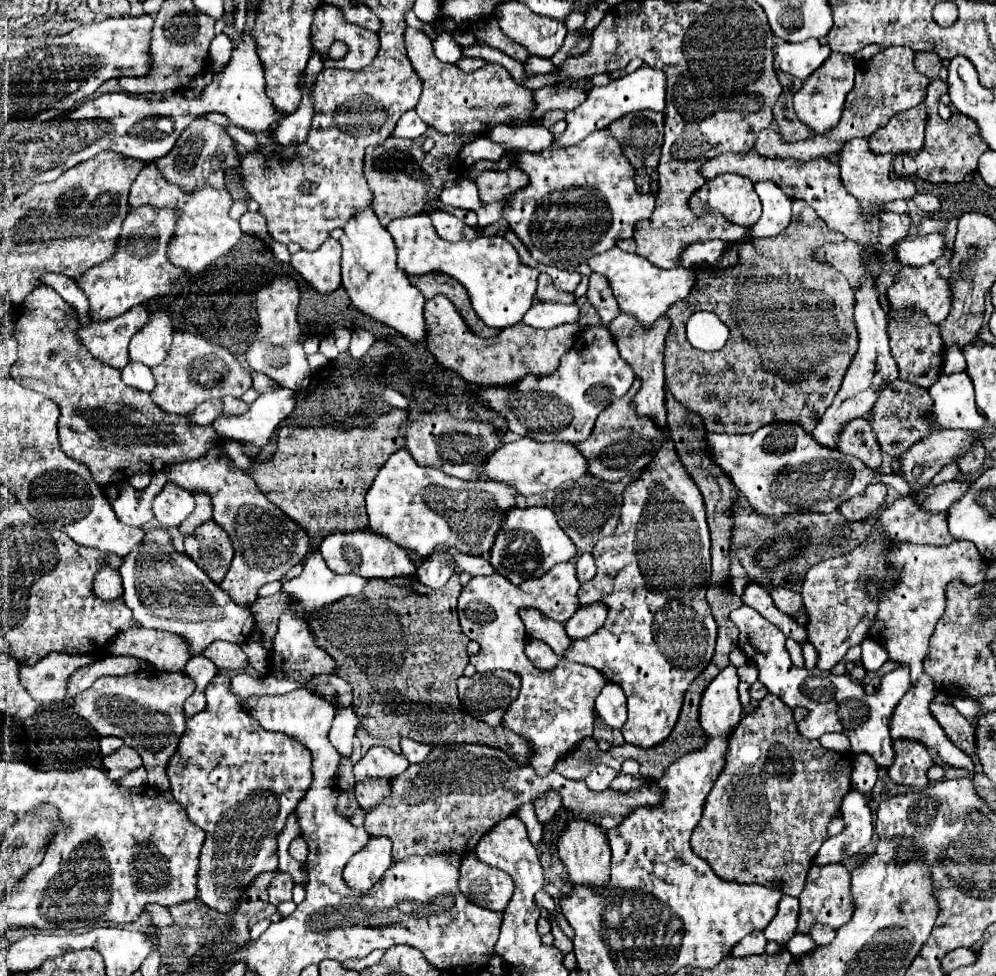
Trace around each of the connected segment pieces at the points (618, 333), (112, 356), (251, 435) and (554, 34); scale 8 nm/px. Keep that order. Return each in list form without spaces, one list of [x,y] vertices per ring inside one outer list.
[[[620,313],[610,325],[608,331],[616,337],[620,355],[624,361],[630,363],[630,367],[634,369],[634,373],[642,379],[642,387],[638,391],[638,395],[634,397],[636,403],[636,411],[640,415],[648,415],[652,417],[660,429],[666,427],[666,407],[664,407],[664,341],[670,329],[670,321],[668,317],[658,317],[652,325],[640,325],[636,321],[636,317],[628,315],[628,313]]]
[[[136,305],[120,317],[108,319],[104,323],[92,323],[90,327],[80,327],[80,341],[94,357],[114,365],[116,369],[122,369],[130,361],[128,343],[146,321],[148,311],[142,305]]]
[[[272,389],[262,393],[244,417],[218,417],[212,425],[222,437],[236,439],[244,445],[266,447],[282,419],[294,409],[294,393],[288,389]]]
[[[518,1],[504,3],[500,13],[496,13],[496,21],[504,35],[522,45],[530,55],[544,59],[550,59],[556,51],[560,51],[568,33],[564,23],[540,17]]]

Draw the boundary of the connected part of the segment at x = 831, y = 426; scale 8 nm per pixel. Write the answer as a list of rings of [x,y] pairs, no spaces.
[[[866,247],[866,273],[860,279],[860,287],[856,287],[856,309],[854,309],[854,319],[856,319],[856,327],[858,327],[858,351],[844,375],[842,387],[834,397],[834,403],[828,407],[828,411],[824,413],[824,417],[818,421],[816,429],[812,431],[814,439],[822,445],[828,447],[836,447],[836,439],[840,429],[854,417],[864,417],[866,413],[870,413],[870,409],[874,407],[880,391],[898,379],[898,365],[896,359],[890,353],[888,347],[888,311],[882,309],[880,297],[874,289],[874,281],[880,277],[882,267],[880,267],[880,259],[874,255],[876,247]]]

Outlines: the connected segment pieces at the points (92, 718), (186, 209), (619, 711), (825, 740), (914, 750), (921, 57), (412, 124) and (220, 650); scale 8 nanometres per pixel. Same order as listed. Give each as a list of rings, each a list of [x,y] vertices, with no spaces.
[[[148,669],[122,677],[100,677],[94,685],[74,697],[74,711],[84,717],[98,735],[124,739],[124,745],[136,749],[148,771],[148,785],[166,791],[168,759],[176,753],[176,745],[184,733],[184,701],[194,693],[194,683],[184,673],[166,673]]]
[[[154,163],[144,165],[144,169],[140,171],[140,175],[136,177],[136,181],[130,189],[128,201],[130,201],[128,205],[134,209],[142,207],[142,205],[150,205],[156,209],[164,209],[164,207],[174,209],[178,213],[176,231],[168,245],[168,259],[172,259],[172,263],[186,273],[184,281],[188,281],[192,275],[204,271],[214,259],[226,255],[242,237],[242,229],[240,229],[238,221],[230,219],[230,215],[228,215],[228,211],[234,203],[228,189],[214,189],[214,187],[202,187],[202,189],[194,189],[194,191],[180,189],[178,185],[168,183],[160,175],[160,171],[156,169]]]
[[[606,683],[596,697],[596,713],[612,729],[620,729],[626,723],[626,697],[616,683]]]
[[[826,733],[818,741],[820,741],[820,745],[824,745],[826,749],[832,749],[836,753],[848,753],[850,751],[848,737],[840,735],[840,733]]]
[[[896,739],[894,741],[896,759],[894,765],[888,769],[888,775],[898,785],[914,785],[924,787],[928,783],[926,771],[932,765],[932,757],[926,745],[920,741]]]
[[[916,53],[914,65],[920,73],[934,79],[934,77],[938,77],[938,73],[942,69],[942,59],[936,53]]]
[[[408,111],[400,117],[396,129],[394,129],[394,137],[404,137],[404,139],[416,139],[422,137],[426,133],[428,125],[416,115],[416,111]]]
[[[214,641],[204,651],[204,657],[216,661],[218,669],[228,669],[228,671],[244,671],[250,665],[248,657],[242,653],[242,649],[236,643]]]

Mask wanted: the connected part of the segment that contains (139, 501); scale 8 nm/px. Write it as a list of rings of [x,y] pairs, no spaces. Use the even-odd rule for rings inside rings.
[[[164,473],[152,475],[150,485],[142,491],[136,491],[130,483],[120,483],[118,497],[112,503],[116,517],[126,525],[142,527],[152,519],[152,497],[156,497],[156,493],[160,493],[164,485],[166,485]]]

